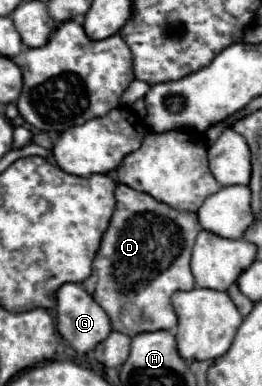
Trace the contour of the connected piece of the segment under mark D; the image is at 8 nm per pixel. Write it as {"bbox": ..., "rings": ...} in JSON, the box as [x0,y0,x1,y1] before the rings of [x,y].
{"bbox":[82,185,202,337],"rings":[[[118,185],[114,197],[116,209],[110,227],[102,235],[98,257],[92,263],[92,275],[82,287],[106,311],[114,331],[130,337],[144,331],[170,331],[176,327],[170,295],[178,289],[194,289],[190,255],[196,235],[202,229],[198,217],[192,211],[178,211],[128,185]]]}

